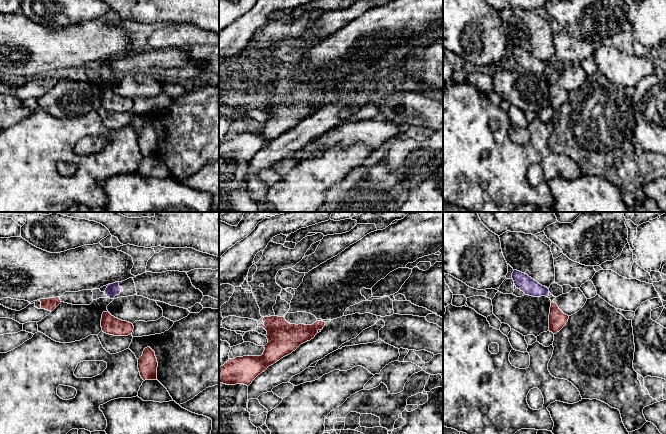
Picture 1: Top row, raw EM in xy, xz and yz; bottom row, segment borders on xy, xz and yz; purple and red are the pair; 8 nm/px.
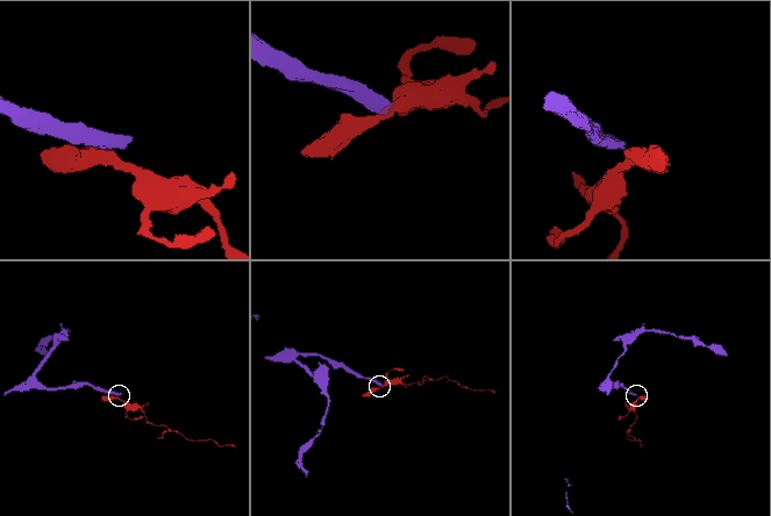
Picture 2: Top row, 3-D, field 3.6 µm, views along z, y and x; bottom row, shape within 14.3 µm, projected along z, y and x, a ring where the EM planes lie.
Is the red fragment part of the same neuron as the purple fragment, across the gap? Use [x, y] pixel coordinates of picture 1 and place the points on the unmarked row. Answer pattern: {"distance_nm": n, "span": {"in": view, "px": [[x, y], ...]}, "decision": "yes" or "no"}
{"distance_nm": 60, "span": {"in": "yz", "px": [[547, 72], [551, 78]]}, "decision": "no"}

